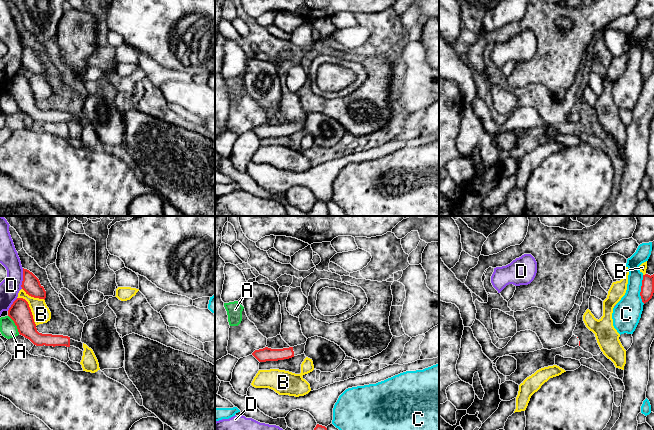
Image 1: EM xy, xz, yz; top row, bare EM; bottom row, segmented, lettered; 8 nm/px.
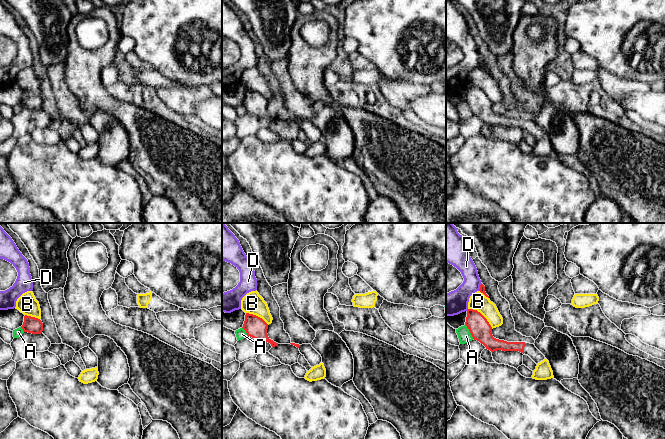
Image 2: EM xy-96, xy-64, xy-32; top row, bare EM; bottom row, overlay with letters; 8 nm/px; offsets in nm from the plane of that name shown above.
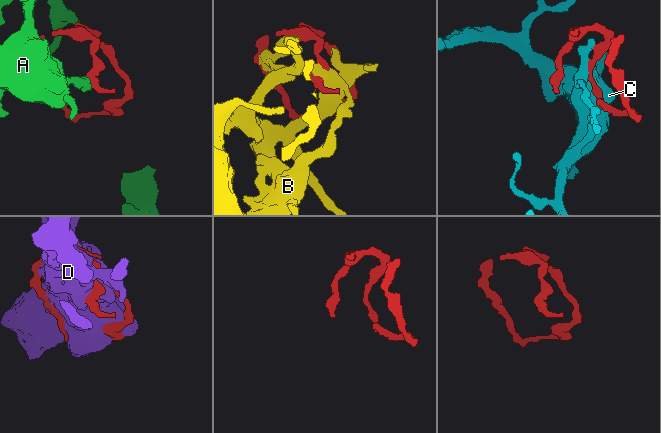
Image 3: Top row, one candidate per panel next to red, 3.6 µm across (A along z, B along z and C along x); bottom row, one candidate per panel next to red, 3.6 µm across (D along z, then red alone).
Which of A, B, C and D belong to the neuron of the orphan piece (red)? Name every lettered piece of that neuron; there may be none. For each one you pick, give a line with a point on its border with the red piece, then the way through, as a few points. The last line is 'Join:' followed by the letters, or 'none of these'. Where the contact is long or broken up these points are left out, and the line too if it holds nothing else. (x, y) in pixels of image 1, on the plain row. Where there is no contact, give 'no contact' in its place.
Join: none of these

